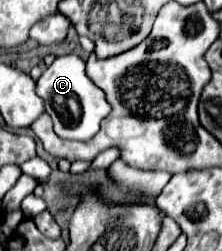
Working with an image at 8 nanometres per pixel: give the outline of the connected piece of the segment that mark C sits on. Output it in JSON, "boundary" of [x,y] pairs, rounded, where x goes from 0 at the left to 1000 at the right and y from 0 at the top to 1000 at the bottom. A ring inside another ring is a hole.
{"boundary":[[[333,211],[252,227],[243,251],[207,267],[207,283],[180,299],[162,331],[162,378],[198,394],[198,434],[234,470],[243,522],[284,554],[342,562],[414,554],[450,514],[450,482],[495,450],[495,418],[468,386],[468,363],[441,355],[387,307],[378,243]],[[270,458],[324,458],[324,494],[288,490]]]}

